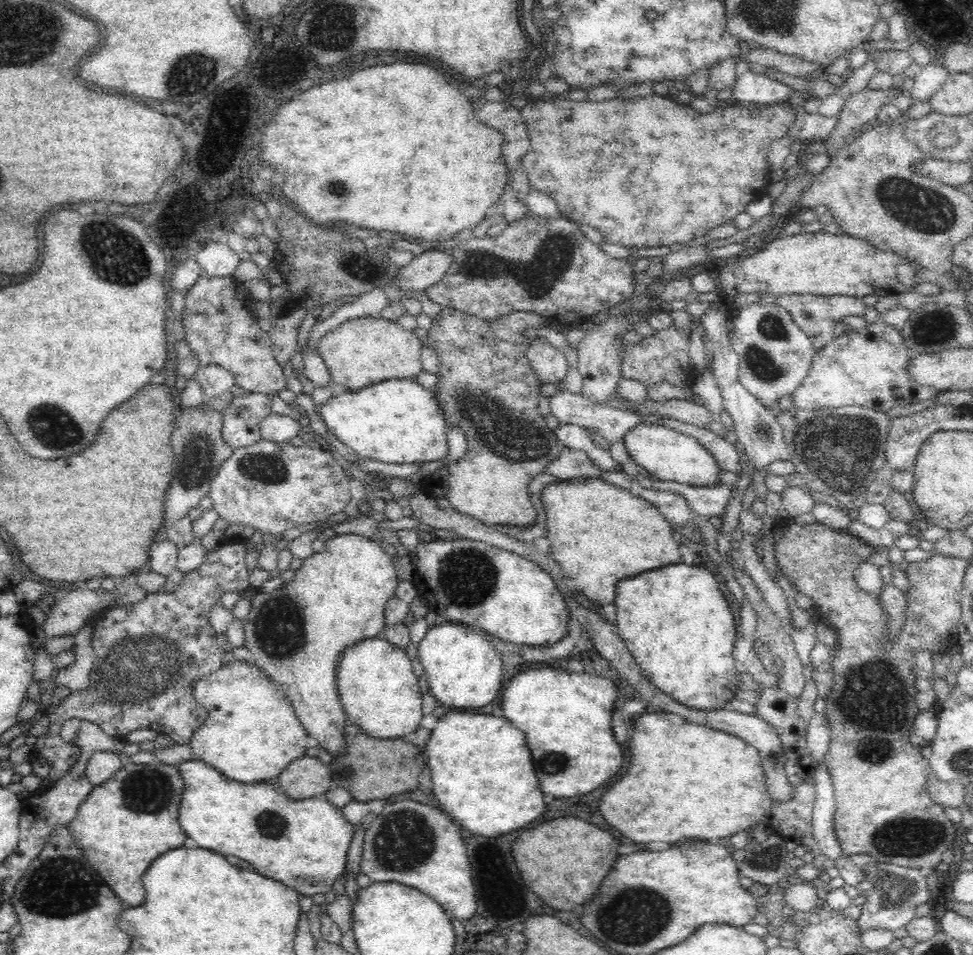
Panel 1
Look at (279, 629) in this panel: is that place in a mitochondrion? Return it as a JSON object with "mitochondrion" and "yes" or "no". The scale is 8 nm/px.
{"mitochondrion":"yes"}

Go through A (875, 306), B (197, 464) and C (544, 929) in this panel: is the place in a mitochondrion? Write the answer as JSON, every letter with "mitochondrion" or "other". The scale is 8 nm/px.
{"A":"other","B":"mitochondrion","C":"other"}

